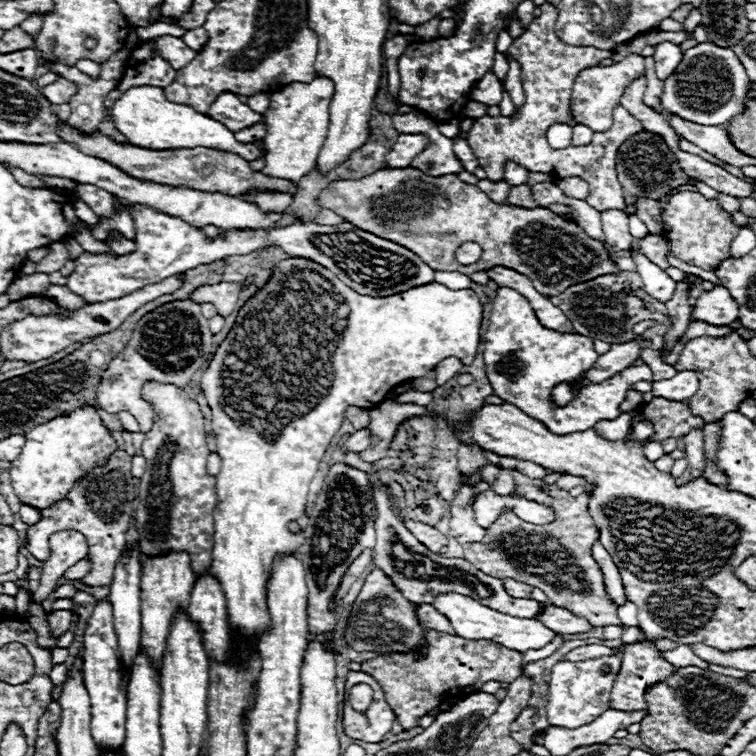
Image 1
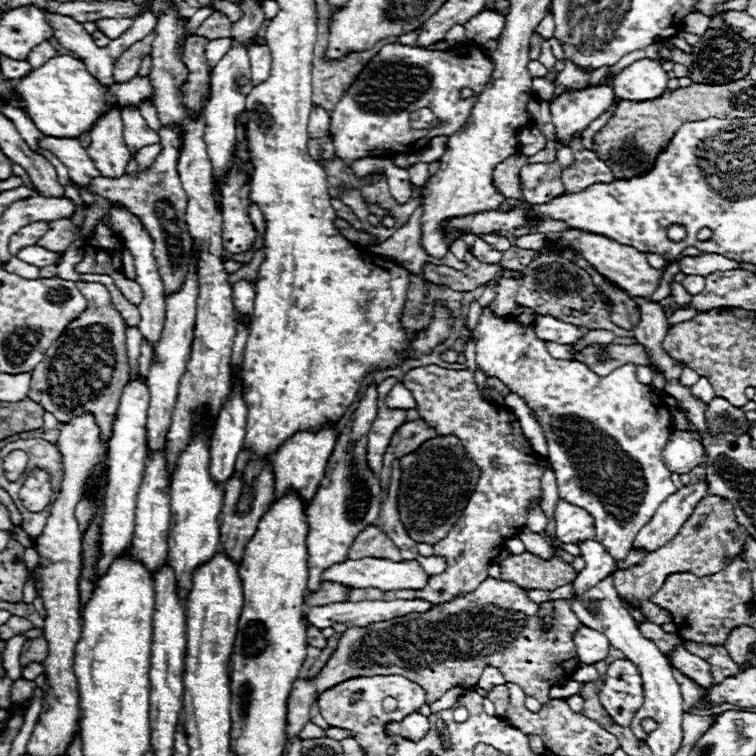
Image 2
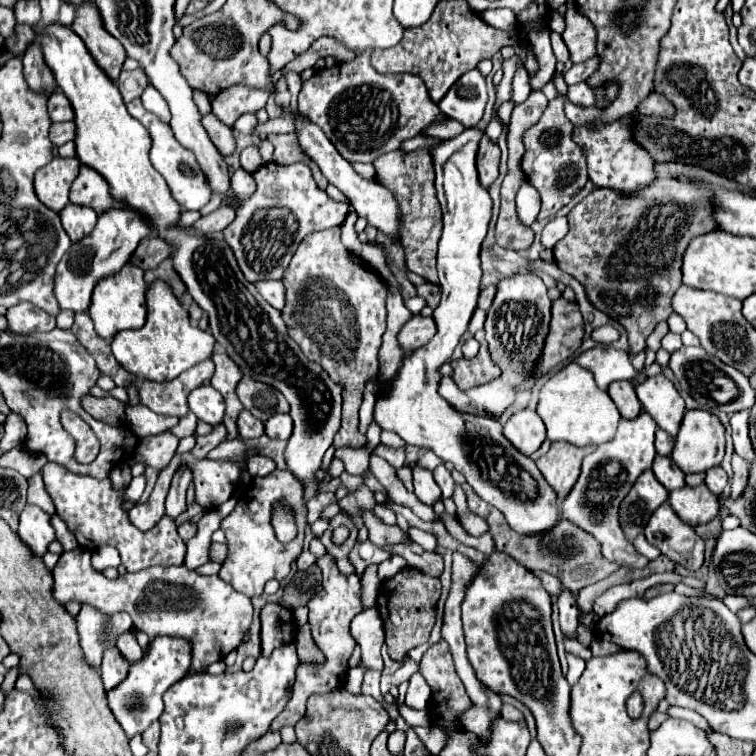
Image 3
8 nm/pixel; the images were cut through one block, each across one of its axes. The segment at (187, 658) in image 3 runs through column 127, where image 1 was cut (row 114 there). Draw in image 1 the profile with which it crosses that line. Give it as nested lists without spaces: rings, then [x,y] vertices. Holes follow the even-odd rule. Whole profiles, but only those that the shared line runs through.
[[[702,42],[694,48],[688,48],[676,72],[668,80],[664,80],[662,106],[684,120],[718,126],[728,122],[734,114],[742,110],[748,82],[750,80],[742,62],[730,48],[720,48],[712,42]]]

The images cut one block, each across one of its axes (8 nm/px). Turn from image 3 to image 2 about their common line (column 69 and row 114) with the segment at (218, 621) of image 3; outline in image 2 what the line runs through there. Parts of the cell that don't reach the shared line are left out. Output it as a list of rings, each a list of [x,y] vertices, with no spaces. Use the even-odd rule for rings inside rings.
[[[596,86],[564,92],[556,102],[550,104],[552,122],[556,126],[556,140],[570,146],[572,138],[584,132],[592,120],[602,116],[614,102],[612,86]]]

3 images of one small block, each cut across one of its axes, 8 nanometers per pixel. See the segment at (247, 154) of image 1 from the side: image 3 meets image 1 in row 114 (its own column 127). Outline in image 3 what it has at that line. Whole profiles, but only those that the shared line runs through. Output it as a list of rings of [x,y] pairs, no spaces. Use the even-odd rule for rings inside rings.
[[[54,24],[54,28],[36,26],[36,34],[40,36],[44,60],[52,68],[58,88],[74,106],[74,122],[78,128],[76,154],[80,162],[102,174],[116,202],[136,210],[150,224],[150,228],[156,230],[158,238],[174,246],[174,270],[186,284],[194,302],[208,312],[216,342],[240,366],[242,376],[262,380],[278,388],[290,402],[294,432],[288,440],[286,462],[288,468],[300,480],[304,480],[304,498],[310,500],[316,492],[314,474],[322,464],[324,452],[332,446],[334,434],[340,430],[342,384],[334,382],[320,364],[310,362],[302,354],[300,346],[288,336],[282,312],[266,304],[256,286],[244,278],[232,248],[224,240],[210,240],[202,234],[196,234],[192,228],[178,226],[182,208],[172,198],[166,180],[152,168],[148,160],[152,144],[150,134],[128,114],[116,84],[108,80],[98,64],[92,62],[94,58],[90,52],[86,52],[82,40],[62,24]]]

